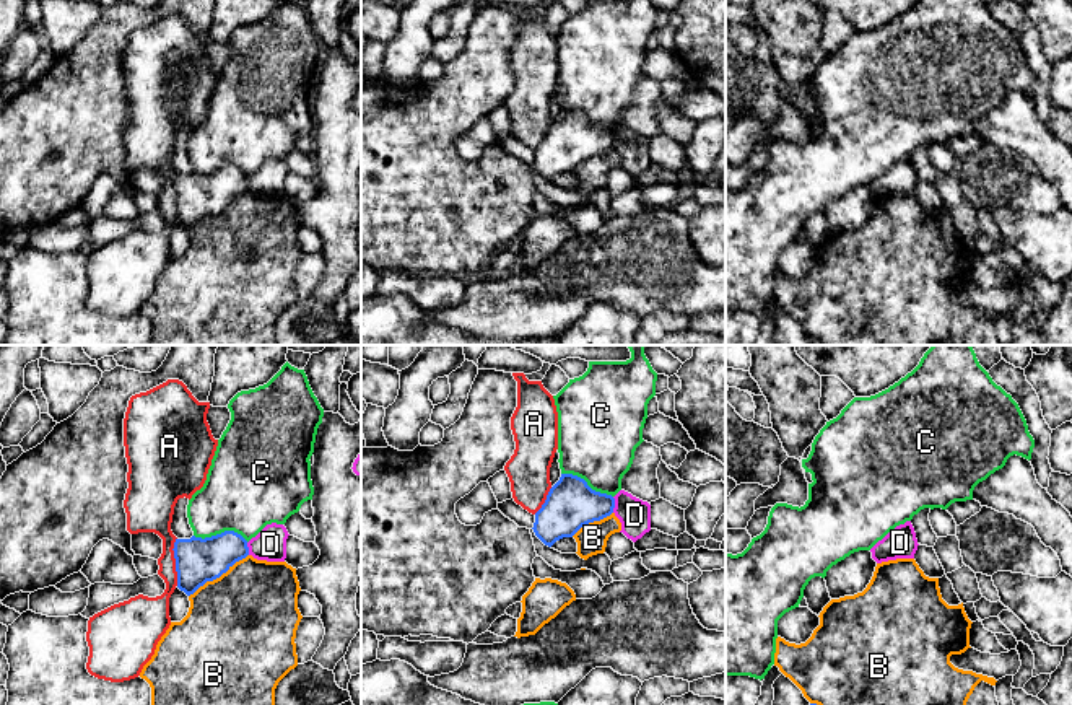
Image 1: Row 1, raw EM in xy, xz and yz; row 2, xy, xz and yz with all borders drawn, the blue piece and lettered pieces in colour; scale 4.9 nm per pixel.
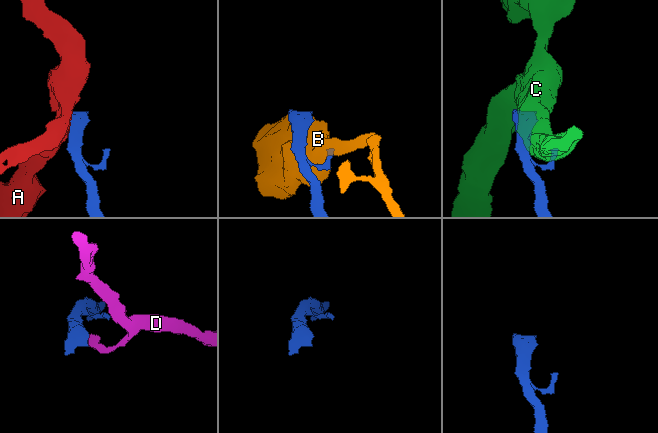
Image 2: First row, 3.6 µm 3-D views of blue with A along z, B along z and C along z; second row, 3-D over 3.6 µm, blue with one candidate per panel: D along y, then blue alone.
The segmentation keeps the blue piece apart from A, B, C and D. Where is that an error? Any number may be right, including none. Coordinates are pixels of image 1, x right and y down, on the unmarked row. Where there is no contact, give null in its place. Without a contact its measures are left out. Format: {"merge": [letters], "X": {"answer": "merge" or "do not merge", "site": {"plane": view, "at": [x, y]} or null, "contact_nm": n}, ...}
{"merge": [], "A": {"answer": "do not merge", "site": {"plane": "xy", "at": [176, 197]}, "contact_nm": 240}, "B": {"answer": "do not merge", "site": {"plane": "xy", "at": [218, 212]}, "contact_nm": 360}, "C": {"answer": "do not merge", "site": {"plane": "xy", "at": [222, 168]}, "contact_nm": 280}, "D": {"answer": "do not merge", "site": {"plane": "xz", "at": [614, 140]}, "contact_nm": 80}}

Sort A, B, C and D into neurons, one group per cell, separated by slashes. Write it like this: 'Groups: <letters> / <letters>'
Groups: A / B / C / D

